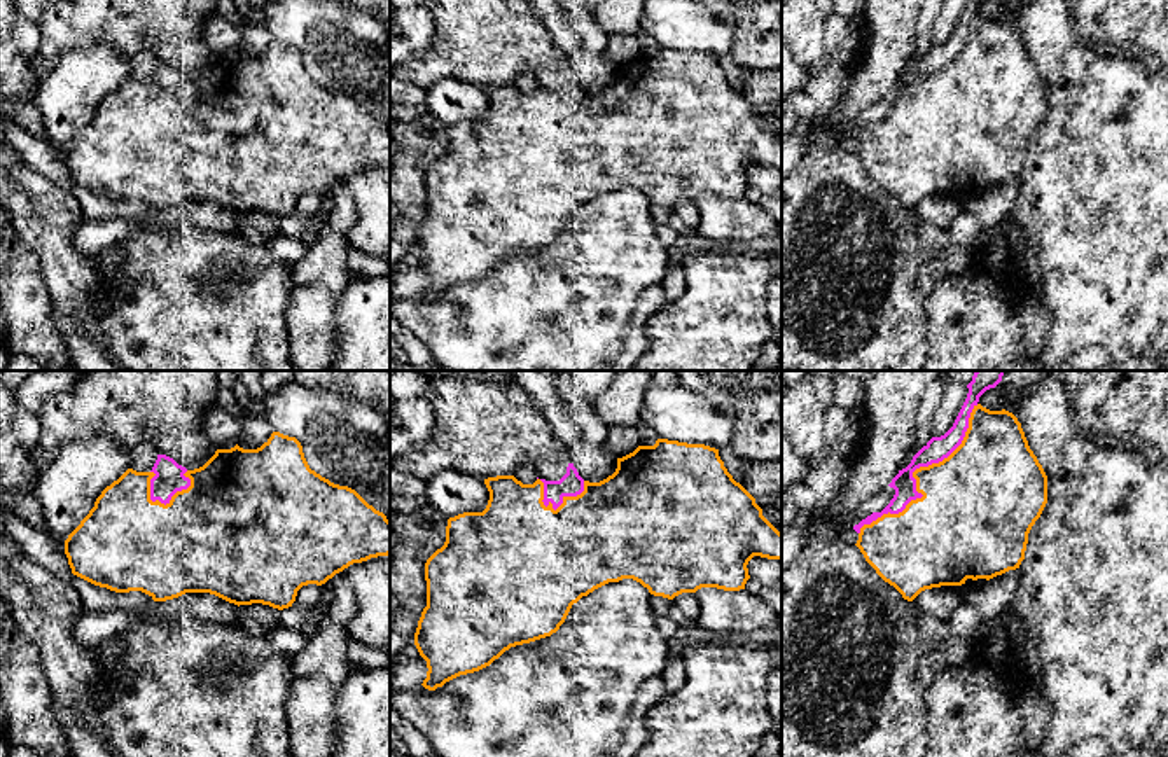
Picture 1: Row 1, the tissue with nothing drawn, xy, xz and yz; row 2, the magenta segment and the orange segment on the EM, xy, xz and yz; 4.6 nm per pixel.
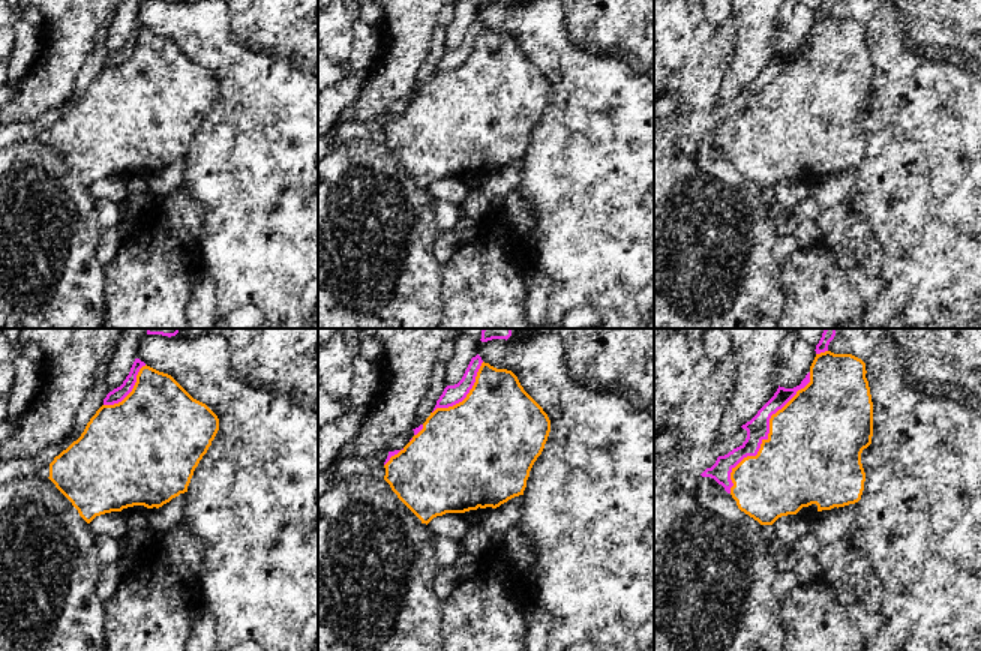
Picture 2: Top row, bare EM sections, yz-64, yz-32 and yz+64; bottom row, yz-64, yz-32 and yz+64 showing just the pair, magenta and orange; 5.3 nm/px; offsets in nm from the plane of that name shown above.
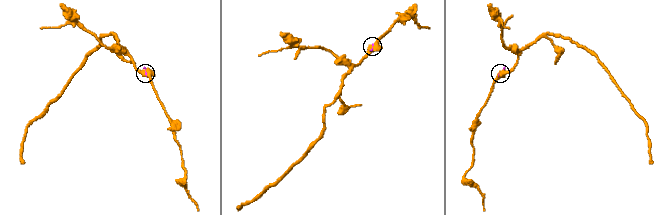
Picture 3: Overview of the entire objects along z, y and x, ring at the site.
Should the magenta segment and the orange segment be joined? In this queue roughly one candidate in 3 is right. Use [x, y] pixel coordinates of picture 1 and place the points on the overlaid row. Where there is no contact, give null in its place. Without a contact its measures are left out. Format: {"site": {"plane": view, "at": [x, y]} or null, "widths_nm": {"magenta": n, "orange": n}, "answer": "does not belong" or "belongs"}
{"site": {"plane": "yz", "at": [911, 474]}, "widths_nm": {"magenta": 110, "orange": 360}, "answer": "belongs"}

